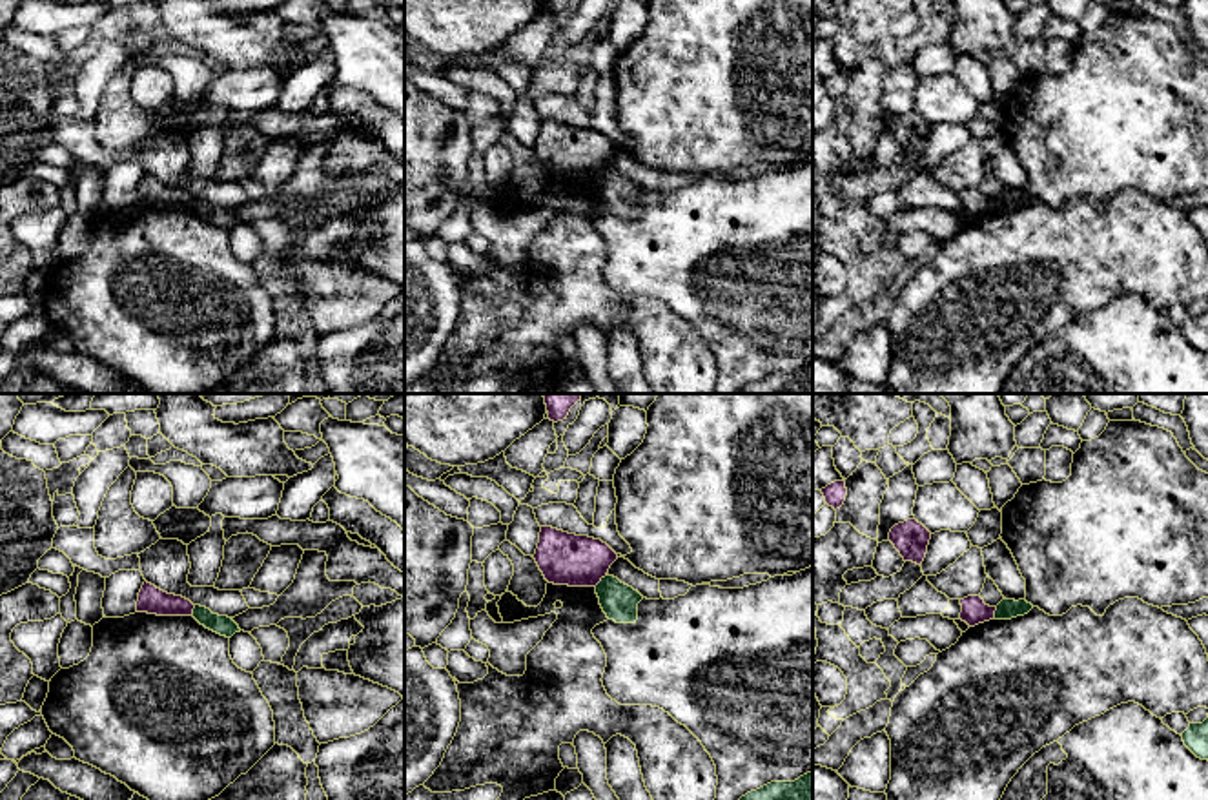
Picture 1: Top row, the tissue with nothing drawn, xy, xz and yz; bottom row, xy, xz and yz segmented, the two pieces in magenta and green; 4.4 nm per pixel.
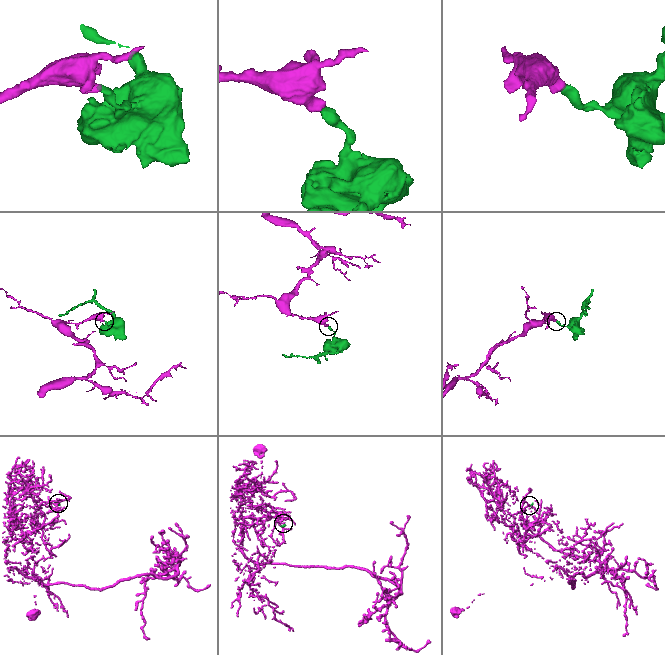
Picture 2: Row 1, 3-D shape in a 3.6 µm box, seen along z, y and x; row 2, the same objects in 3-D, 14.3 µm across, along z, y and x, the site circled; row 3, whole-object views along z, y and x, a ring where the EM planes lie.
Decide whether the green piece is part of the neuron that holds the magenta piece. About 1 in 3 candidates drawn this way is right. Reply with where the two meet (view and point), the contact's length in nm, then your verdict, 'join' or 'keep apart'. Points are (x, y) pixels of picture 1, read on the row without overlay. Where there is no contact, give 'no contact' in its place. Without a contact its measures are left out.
xz (600, 172) | 80 nm | keep apart

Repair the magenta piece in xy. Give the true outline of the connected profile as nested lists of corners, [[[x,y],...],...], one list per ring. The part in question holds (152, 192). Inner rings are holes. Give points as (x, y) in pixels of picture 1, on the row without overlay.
[[[144,173],[138,193],[137,193],[137,204],[148,204],[157,208],[191,208],[195,197],[175,186],[168,186],[155,177]]]

